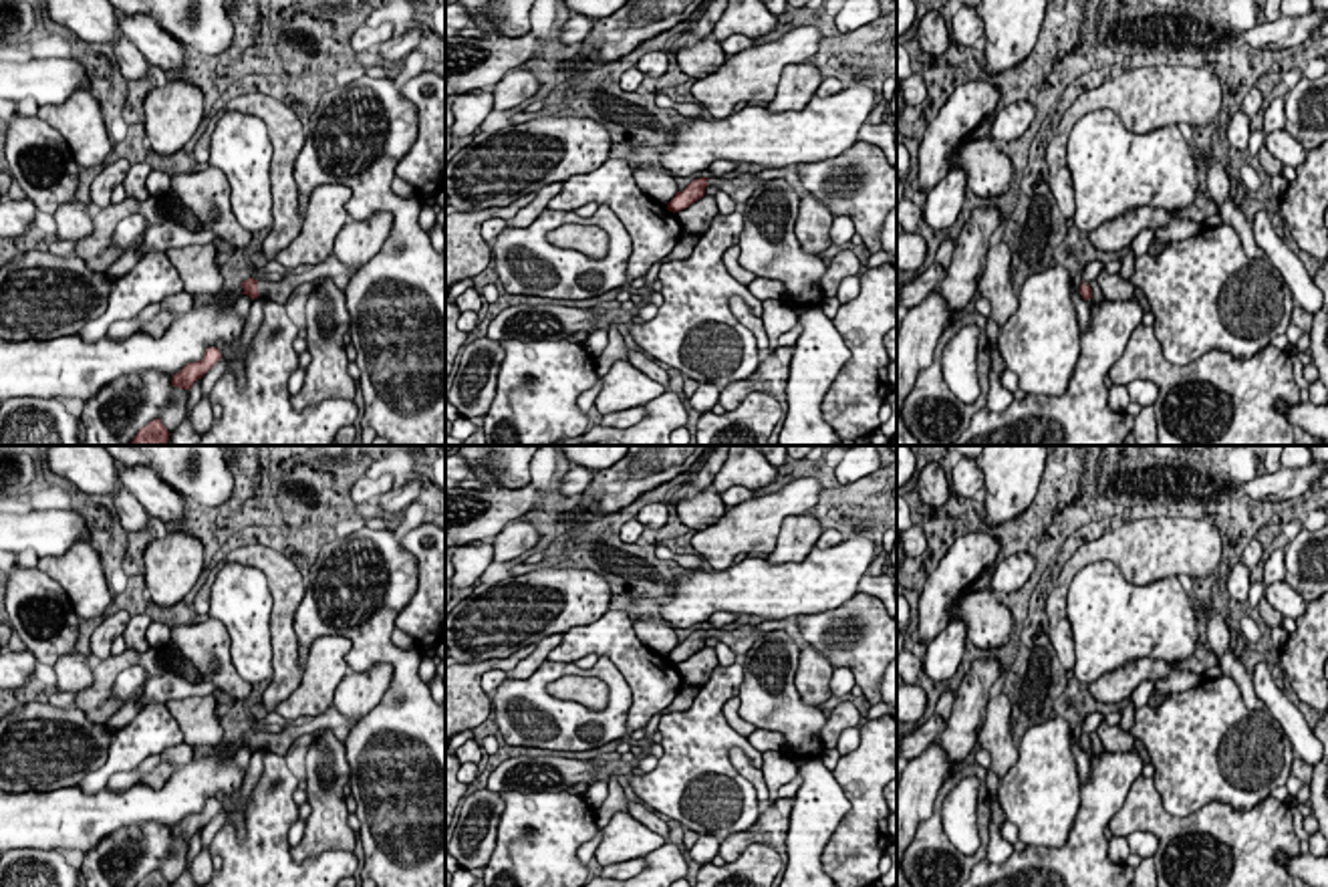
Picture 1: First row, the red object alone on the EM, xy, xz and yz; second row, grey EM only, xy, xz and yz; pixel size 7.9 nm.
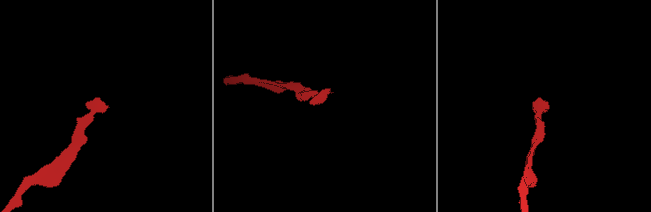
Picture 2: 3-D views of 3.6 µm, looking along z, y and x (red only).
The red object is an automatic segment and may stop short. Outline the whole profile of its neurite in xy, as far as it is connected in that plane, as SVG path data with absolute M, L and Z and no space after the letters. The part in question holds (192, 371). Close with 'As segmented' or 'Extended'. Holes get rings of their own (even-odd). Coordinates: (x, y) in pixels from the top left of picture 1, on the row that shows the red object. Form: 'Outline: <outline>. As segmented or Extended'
Outline: M210 347L202 361L187 363L179 373L173 375L171 385L179 389L191 389L218 361L222 359L220 349Z. As segmented

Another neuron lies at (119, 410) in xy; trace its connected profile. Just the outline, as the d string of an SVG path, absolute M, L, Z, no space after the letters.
M159 371L123 375L85 403L83 446L125 446L141 427L159 419L171 433L187 415L187 389L171 385Z

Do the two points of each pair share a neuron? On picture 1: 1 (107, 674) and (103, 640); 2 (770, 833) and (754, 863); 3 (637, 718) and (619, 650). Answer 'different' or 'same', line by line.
1: different
2: different
3: same

